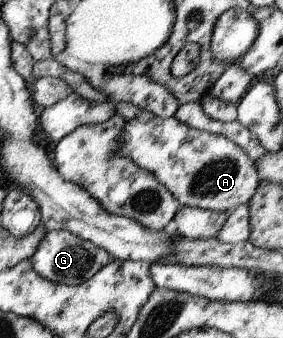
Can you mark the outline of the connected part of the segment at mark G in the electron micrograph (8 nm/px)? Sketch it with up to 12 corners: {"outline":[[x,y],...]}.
{"outline":[[51,230],[30,260],[55,284],[79,285],[111,264],[106,250]]}

